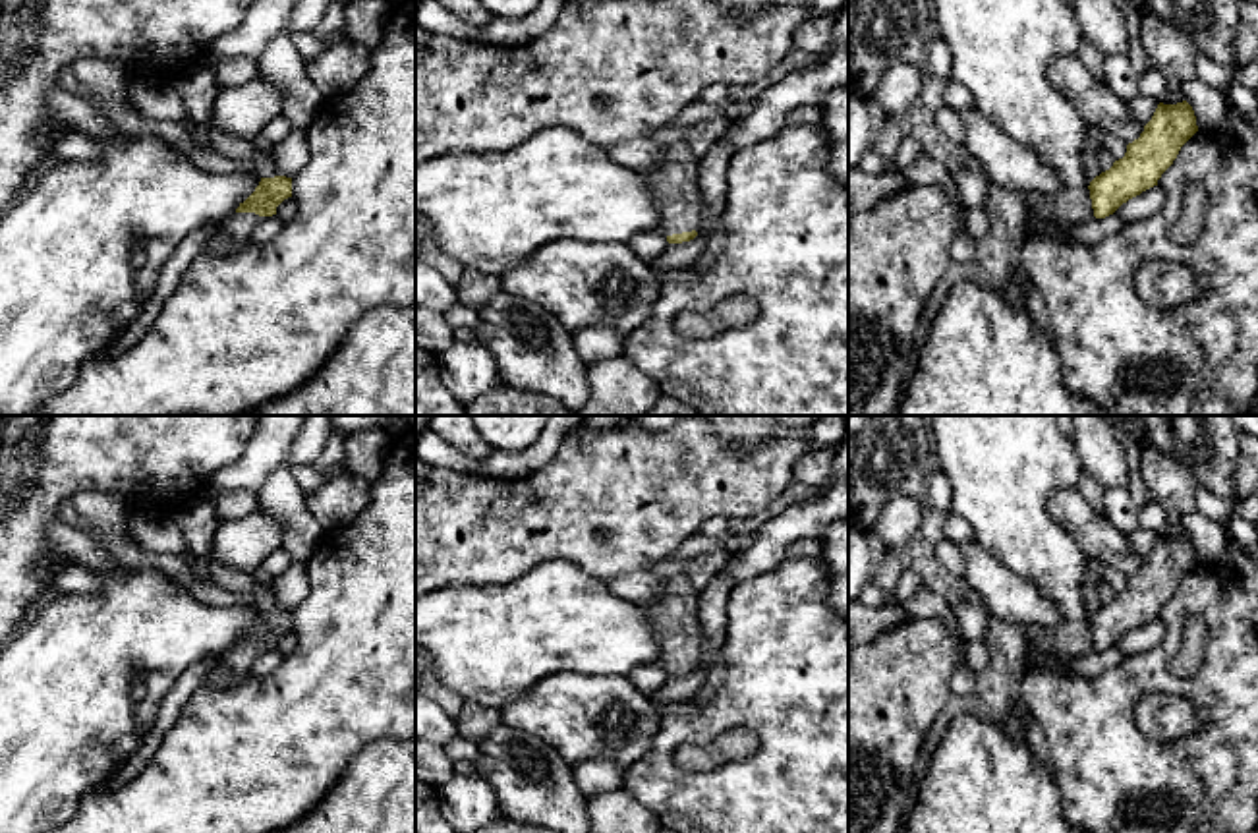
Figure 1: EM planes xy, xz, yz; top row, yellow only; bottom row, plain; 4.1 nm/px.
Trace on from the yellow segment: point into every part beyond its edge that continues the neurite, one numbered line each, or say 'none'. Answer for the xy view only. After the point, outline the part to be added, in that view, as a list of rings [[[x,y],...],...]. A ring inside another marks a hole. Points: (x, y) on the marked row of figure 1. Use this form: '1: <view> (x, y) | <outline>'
1: xy (236, 230) | [[[234,213],[220,222],[218,232],[207,242],[207,249],[214,253],[238,253],[253,242],[253,230],[265,216],[255,213]]]

